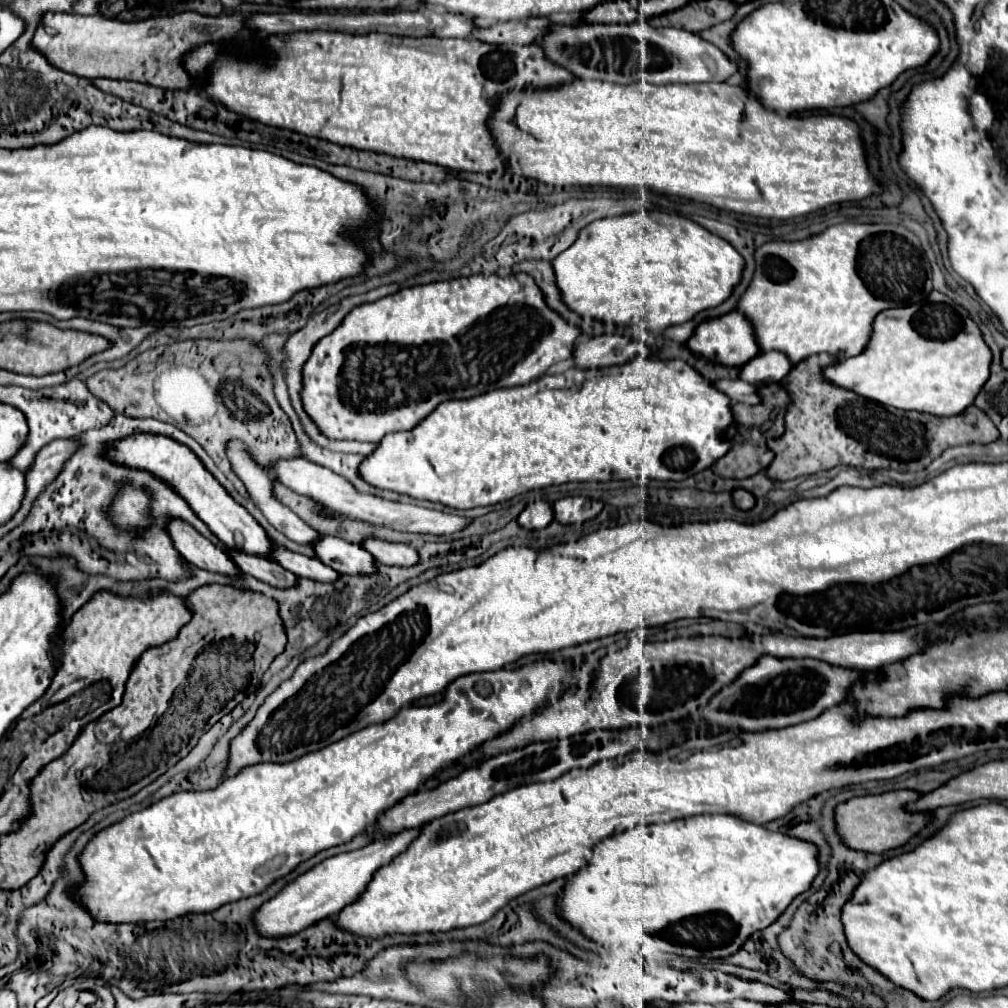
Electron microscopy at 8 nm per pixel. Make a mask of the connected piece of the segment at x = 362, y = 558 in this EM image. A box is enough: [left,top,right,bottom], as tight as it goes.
[313,535,375,575]

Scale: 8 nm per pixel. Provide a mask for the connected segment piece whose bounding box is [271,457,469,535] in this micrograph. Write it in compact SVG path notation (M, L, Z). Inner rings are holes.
M303 457L299 459L289 459L289 461L281 461L273 467L271 471L273 477L277 477L283 485L291 487L293 491L307 495L319 503L323 503L325 507L329 507L331 511L343 513L347 517L353 519L361 519L373 525L385 525L397 531L409 531L409 533L433 533L433 535L445 535L445 533L455 533L459 529L463 529L469 519L465 517L457 517L457 515L447 515L441 511L431 511L431 509L423 509L417 505L405 505L405 503L395 503L395 501L387 501L369 493L359 493L347 479L343 479L341 475L333 473L331 469L311 463Z

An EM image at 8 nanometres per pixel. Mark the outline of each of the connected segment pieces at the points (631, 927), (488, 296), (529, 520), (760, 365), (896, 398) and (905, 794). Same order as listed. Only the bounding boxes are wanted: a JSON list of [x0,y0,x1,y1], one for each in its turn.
[[557,815,819,959],[303,273,581,443],[517,501,553,529],[741,351,791,385],[823,291,993,415],[835,791,929,853]]

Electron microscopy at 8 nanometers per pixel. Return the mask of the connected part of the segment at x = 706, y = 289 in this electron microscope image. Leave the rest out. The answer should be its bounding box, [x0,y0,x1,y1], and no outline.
[553,209,745,331]

